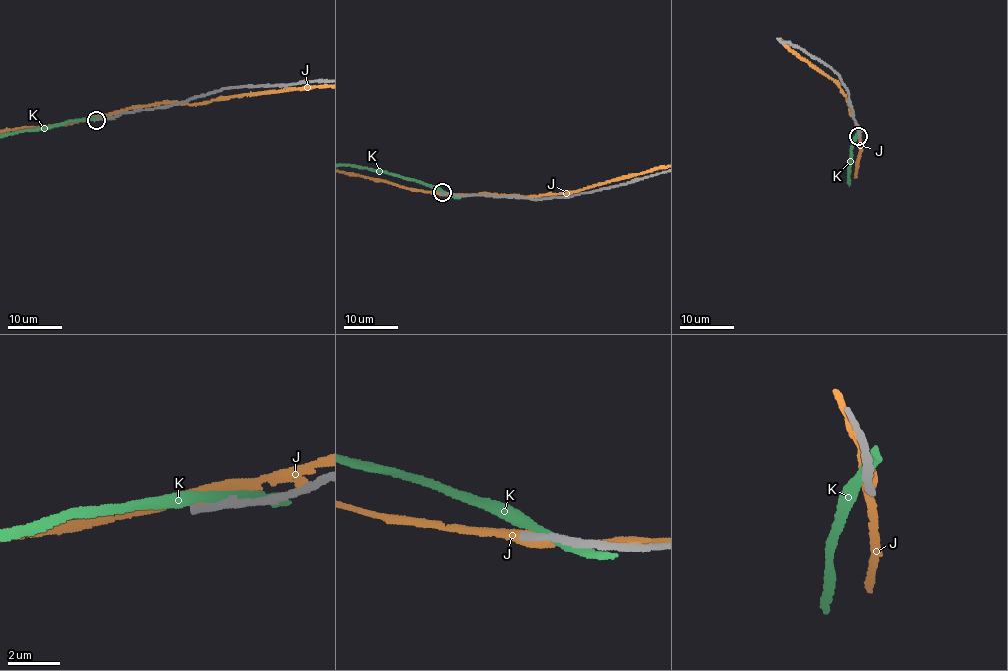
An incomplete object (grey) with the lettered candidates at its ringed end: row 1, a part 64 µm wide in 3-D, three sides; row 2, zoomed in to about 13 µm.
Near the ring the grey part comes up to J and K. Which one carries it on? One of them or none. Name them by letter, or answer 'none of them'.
none of them

